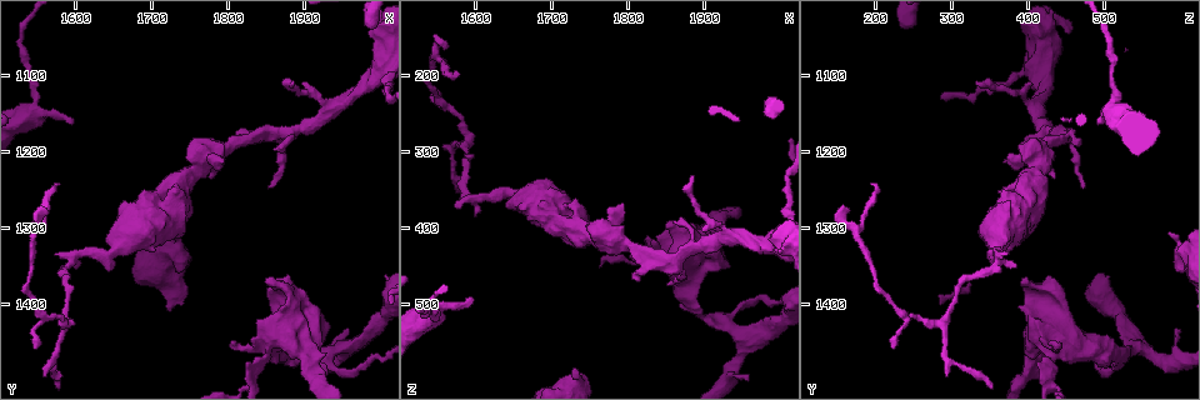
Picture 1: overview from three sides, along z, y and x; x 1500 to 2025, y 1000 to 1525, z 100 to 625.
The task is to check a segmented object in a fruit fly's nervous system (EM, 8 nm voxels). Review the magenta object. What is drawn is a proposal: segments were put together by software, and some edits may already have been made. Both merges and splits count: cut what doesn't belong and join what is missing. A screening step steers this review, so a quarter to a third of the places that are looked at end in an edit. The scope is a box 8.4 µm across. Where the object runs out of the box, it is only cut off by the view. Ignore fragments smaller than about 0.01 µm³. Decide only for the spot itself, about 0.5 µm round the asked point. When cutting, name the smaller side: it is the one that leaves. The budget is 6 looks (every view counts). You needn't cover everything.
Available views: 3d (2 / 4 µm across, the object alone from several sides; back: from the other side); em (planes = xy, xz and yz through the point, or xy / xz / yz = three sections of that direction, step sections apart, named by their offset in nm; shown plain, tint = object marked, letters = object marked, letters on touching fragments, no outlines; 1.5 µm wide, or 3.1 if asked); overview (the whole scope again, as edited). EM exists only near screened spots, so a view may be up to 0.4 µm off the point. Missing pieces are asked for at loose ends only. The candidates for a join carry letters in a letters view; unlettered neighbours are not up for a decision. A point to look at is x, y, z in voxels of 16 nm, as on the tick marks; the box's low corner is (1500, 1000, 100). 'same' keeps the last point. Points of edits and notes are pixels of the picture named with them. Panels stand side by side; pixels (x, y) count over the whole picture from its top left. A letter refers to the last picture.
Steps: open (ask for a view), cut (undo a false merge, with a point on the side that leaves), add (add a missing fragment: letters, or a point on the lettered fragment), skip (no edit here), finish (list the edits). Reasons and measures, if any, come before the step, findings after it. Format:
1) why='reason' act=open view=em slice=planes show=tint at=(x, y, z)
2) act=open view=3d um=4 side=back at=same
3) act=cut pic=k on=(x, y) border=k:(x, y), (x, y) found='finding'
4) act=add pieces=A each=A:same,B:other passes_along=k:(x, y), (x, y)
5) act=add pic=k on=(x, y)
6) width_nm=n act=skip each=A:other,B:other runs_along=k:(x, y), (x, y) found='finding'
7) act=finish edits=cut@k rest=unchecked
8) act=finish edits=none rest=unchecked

why='branch stops here' act=open view=3d um=4 at=(1810, 1445, 425)

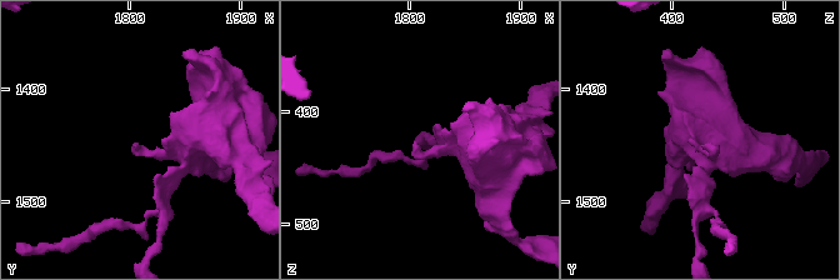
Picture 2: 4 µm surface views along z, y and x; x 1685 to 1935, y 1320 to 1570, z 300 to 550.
act=open view=em slice=xy step=4 show=tint at=(1808, 1448, 426)

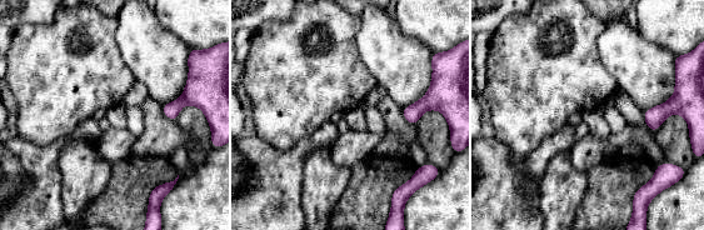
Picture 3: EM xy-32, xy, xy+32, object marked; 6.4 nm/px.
act=open view=em slice=planes show=letters at=same

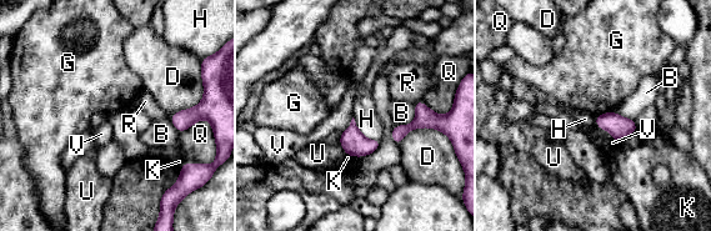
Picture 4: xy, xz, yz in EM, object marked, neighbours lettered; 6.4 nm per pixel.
width_nm=100 act=skip each=B:other,D:other,G:other,H:other,K:other,Q:other,R:other,U:other,V:other border=4:(614, 110), (605, 111), (595, 117) found='none of them fits'

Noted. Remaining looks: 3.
why='three-way junction' act=open view=3d um=4 at=(1905, 1465, 520)

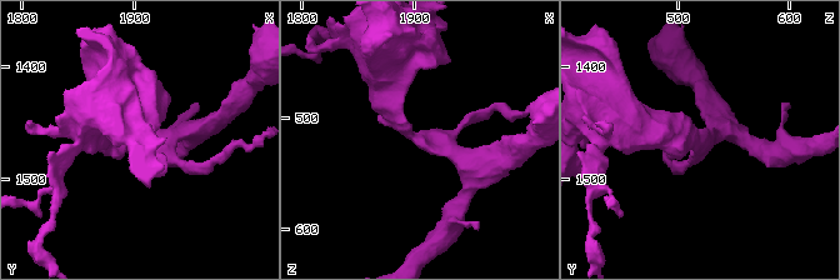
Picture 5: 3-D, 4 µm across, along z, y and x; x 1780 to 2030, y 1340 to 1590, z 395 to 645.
arms=3 why='now the EM' act=open view=em slice=yz step=8 show=tint at=(1900, 1466, 518)

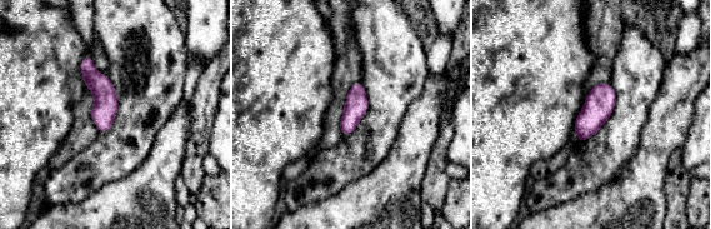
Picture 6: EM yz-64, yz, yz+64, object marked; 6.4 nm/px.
why='what lies round it' act=open view=em slice=yz step=8 show=letters at=same

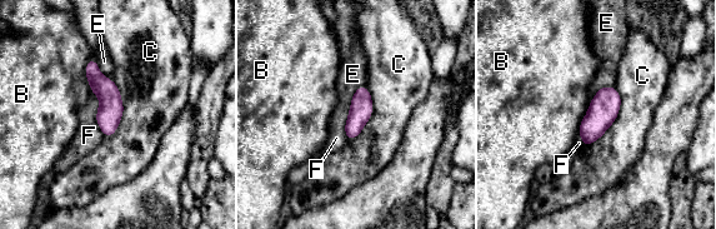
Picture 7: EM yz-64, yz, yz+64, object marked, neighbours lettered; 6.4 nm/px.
act=skip each=B:other,C:other,E:other,F:other border=7:(94, 91), (104, 135) found='continuous, no second cell'

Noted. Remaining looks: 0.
act=finish edits=none rest=unchecked

